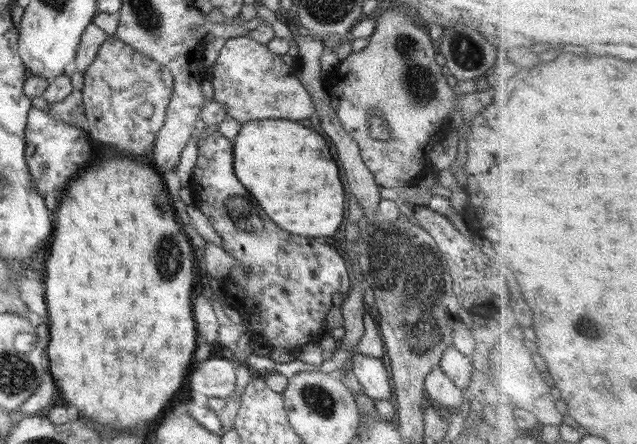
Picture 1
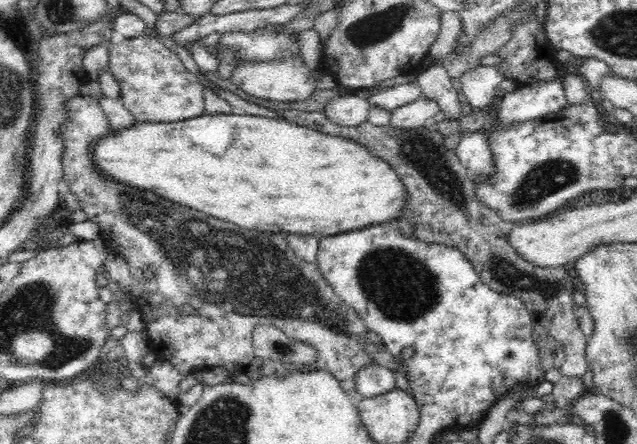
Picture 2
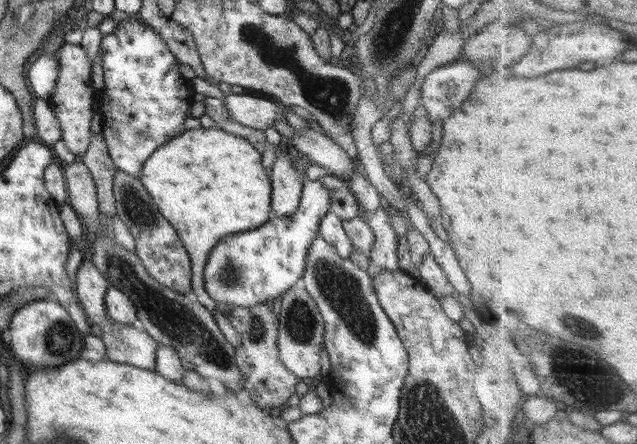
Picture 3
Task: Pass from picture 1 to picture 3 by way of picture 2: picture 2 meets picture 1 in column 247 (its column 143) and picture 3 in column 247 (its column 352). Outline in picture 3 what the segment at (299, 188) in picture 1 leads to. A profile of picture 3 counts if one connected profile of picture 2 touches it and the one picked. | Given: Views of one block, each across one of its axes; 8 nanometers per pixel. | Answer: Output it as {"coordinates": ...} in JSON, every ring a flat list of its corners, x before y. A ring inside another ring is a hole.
{"coordinates":[[202,127,186,130,182,135,160,146,150,158,146,159,138,177,159,213,175,228,182,245,186,247,191,259,192,292,196,294,197,301,213,315,217,311,216,303,206,292,203,281,203,270,208,254,222,237,258,228,270,218,271,181,268,172,262,167,261,159,260,152,246,139,218,128]]}

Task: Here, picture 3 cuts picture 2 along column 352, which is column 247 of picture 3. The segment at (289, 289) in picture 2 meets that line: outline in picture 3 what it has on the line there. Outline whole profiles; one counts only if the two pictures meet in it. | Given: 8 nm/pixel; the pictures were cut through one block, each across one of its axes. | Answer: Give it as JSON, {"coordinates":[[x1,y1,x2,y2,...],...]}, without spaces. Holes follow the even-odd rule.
{"coordinates":[[260,303,250,308,230,306,229,321,231,325,242,335,240,346,235,346,235,361,238,368,244,373,244,393,247,398,253,400,260,408,270,410,284,406,288,399,295,394,296,385,300,378,290,372,279,357,277,338,279,333,279,318,266,305]]}

